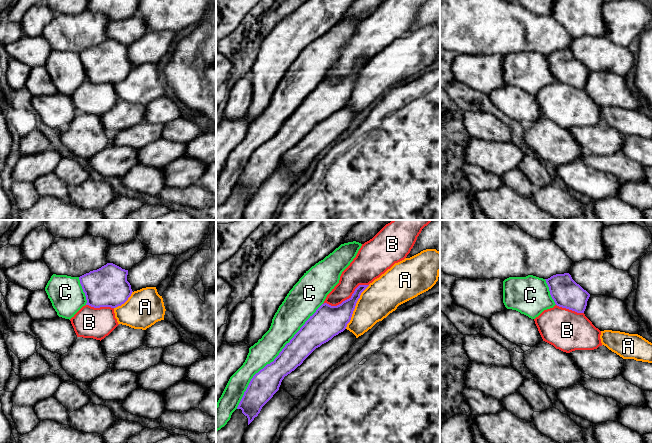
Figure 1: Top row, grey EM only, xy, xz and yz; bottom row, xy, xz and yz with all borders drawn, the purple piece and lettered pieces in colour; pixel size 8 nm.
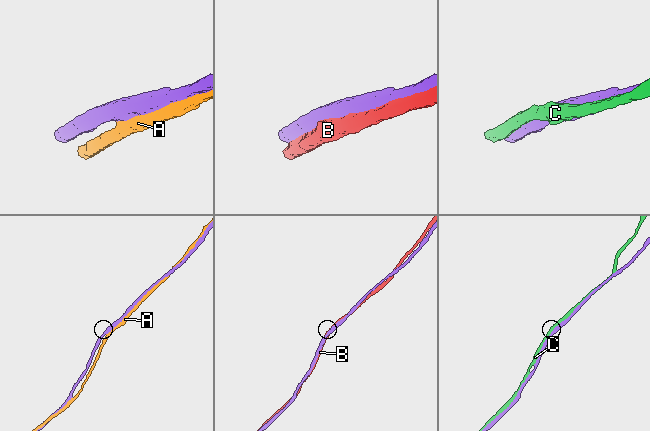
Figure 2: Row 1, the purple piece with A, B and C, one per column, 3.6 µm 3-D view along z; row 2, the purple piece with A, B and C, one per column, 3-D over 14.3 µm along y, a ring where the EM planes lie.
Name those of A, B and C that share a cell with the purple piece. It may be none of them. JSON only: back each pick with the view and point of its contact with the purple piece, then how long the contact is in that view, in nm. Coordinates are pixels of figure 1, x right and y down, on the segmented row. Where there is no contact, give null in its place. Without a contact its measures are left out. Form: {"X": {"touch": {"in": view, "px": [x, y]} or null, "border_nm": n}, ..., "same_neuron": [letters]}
{"same_neuron": []}

